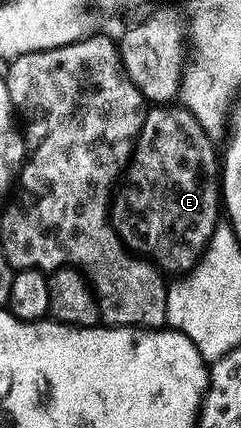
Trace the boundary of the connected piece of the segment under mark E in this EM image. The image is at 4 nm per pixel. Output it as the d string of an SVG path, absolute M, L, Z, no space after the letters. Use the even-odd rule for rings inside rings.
M155 104L155 105L152 105L150 107L150 109L148 109L146 111L146 113L144 113L144 115L143 115L143 127L141 128L141 132L139 133L139 135L137 135L137 137L135 137L135 146L131 149L131 158L128 159L128 161L127 161L127 165L121 175L121 181L118 183L117 189L114 191L113 197L109 203L109 221L110 221L111 227L113 229L115 229L116 232L124 232L123 230L127 230L127 234L125 233L125 238L128 243L139 242L143 238L144 248L147 250L155 250L155 258L153 257L154 265L156 267L158 267L158 269L160 271L166 272L168 275L170 275L169 273L175 274L175 275L171 275L171 276L182 276L182 275L194 270L195 265L198 262L200 262L200 260L203 259L203 253L207 251L207 245L209 244L209 240L213 236L215 227L220 225L220 222L221 222L221 162L220 162L220 159L217 157L217 150L216 150L216 154L215 154L215 146L211 142L214 142L212 135L207 134L205 132L205 128L201 128L201 124L197 124L197 120L194 118L194 116L191 115L189 113L189 111L187 111L186 105L183 105L183 104Z

